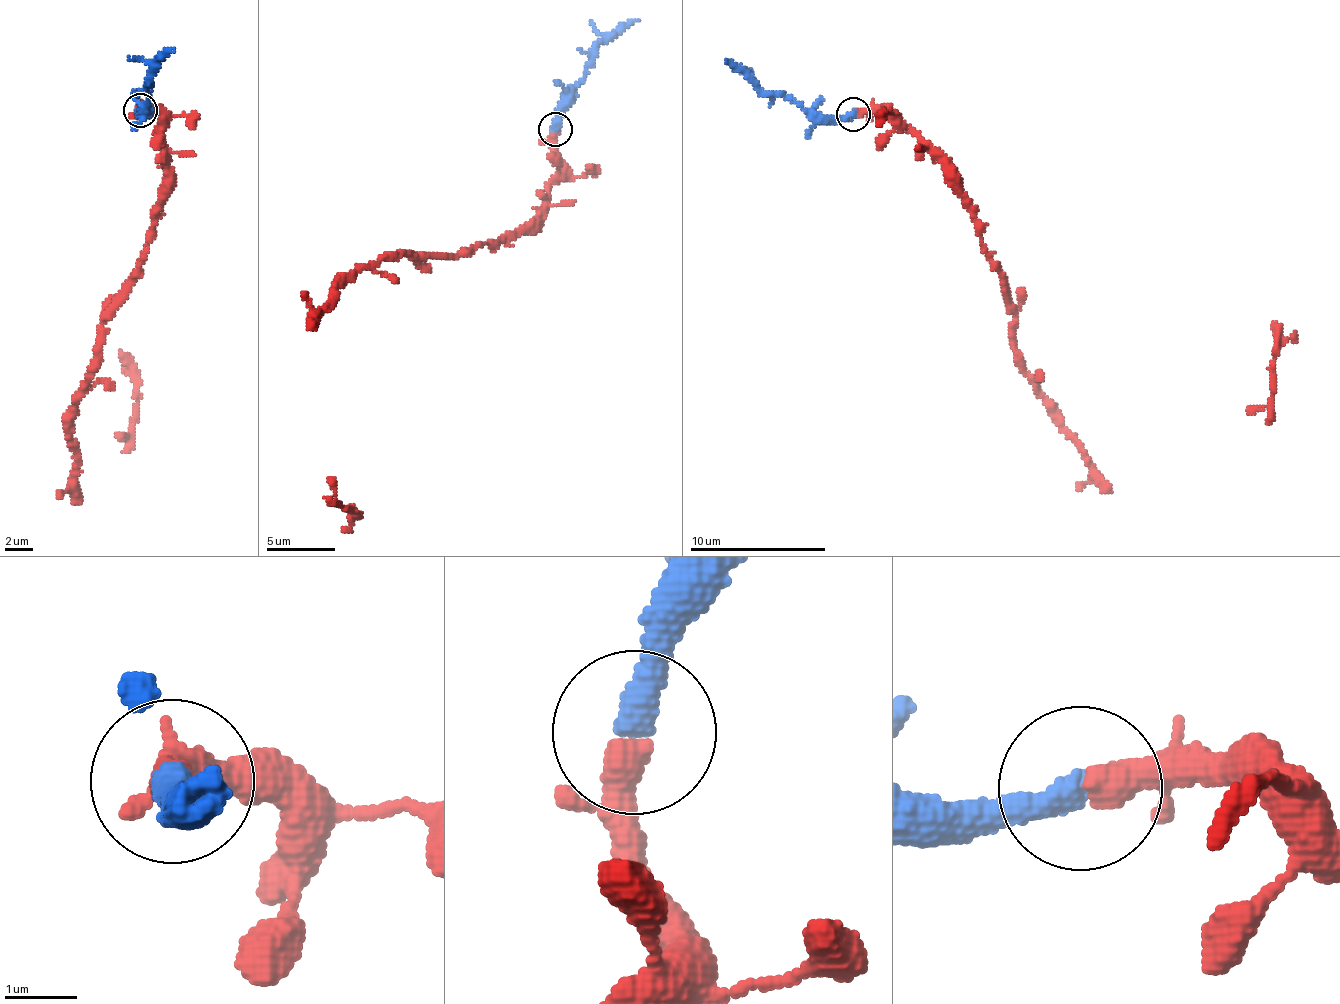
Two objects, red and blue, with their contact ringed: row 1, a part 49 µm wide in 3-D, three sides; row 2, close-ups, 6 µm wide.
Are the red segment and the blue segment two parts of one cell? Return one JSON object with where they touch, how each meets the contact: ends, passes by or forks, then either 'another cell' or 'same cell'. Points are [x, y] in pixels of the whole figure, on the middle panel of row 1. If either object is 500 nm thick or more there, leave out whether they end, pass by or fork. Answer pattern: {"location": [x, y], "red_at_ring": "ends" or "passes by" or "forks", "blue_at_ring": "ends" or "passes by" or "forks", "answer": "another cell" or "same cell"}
{"location": [555, 129], "red_at_ring": "passes by", "blue_at_ring": "ends", "answer": "same cell"}

